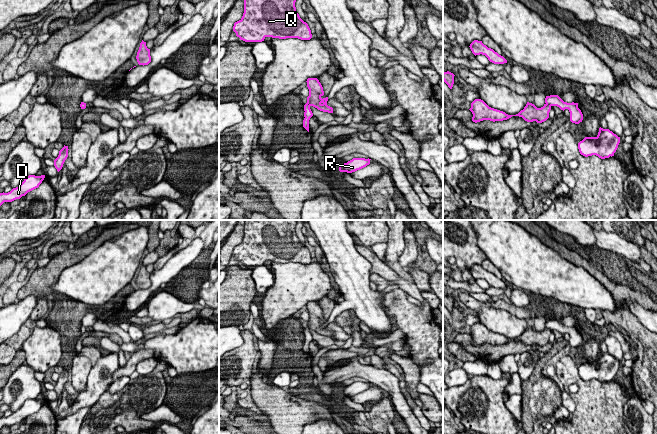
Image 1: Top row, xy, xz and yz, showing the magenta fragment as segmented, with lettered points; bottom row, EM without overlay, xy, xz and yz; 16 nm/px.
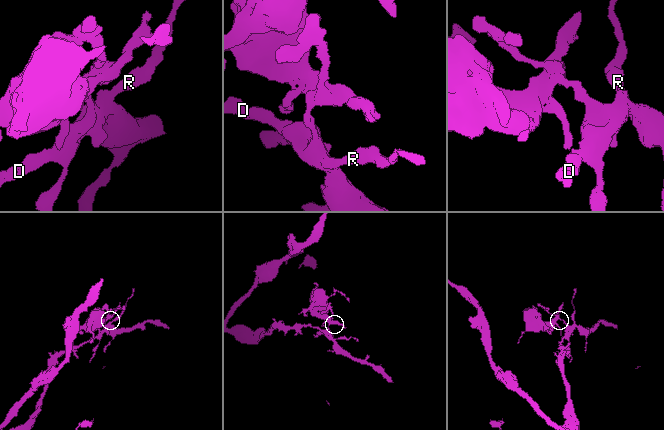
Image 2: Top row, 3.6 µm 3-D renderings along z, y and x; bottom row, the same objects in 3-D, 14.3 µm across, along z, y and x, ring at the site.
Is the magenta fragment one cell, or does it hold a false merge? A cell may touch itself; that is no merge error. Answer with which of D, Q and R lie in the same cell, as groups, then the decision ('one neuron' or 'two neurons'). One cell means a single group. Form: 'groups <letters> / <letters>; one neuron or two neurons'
groups D R / Q; two neurons

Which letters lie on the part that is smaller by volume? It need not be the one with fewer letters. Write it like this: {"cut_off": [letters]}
{"cut_off": ["Q"]}

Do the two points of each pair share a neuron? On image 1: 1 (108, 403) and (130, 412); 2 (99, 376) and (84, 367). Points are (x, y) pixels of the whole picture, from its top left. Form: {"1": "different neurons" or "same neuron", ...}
{"1": "same neuron", "2": "different neurons"}

